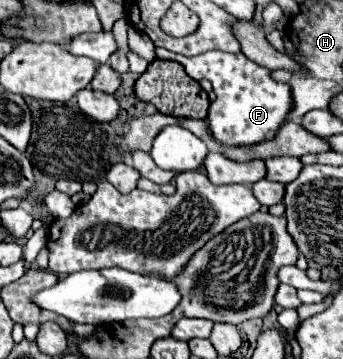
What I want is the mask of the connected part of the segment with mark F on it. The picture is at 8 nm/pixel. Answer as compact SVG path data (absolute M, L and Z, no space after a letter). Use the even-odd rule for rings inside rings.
M157 48L157 58L167 58L179 62L185 72L195 78L207 78L213 84L213 92L217 94L215 102L209 106L207 122L211 126L213 136L229 146L249 146L261 140L269 140L275 136L277 128L287 120L287 112L291 110L291 92L287 84L275 82L271 72L263 66L257 66L247 56L231 54L231 52L203 52L199 56L187 58L181 54L173 54L165 48Z

